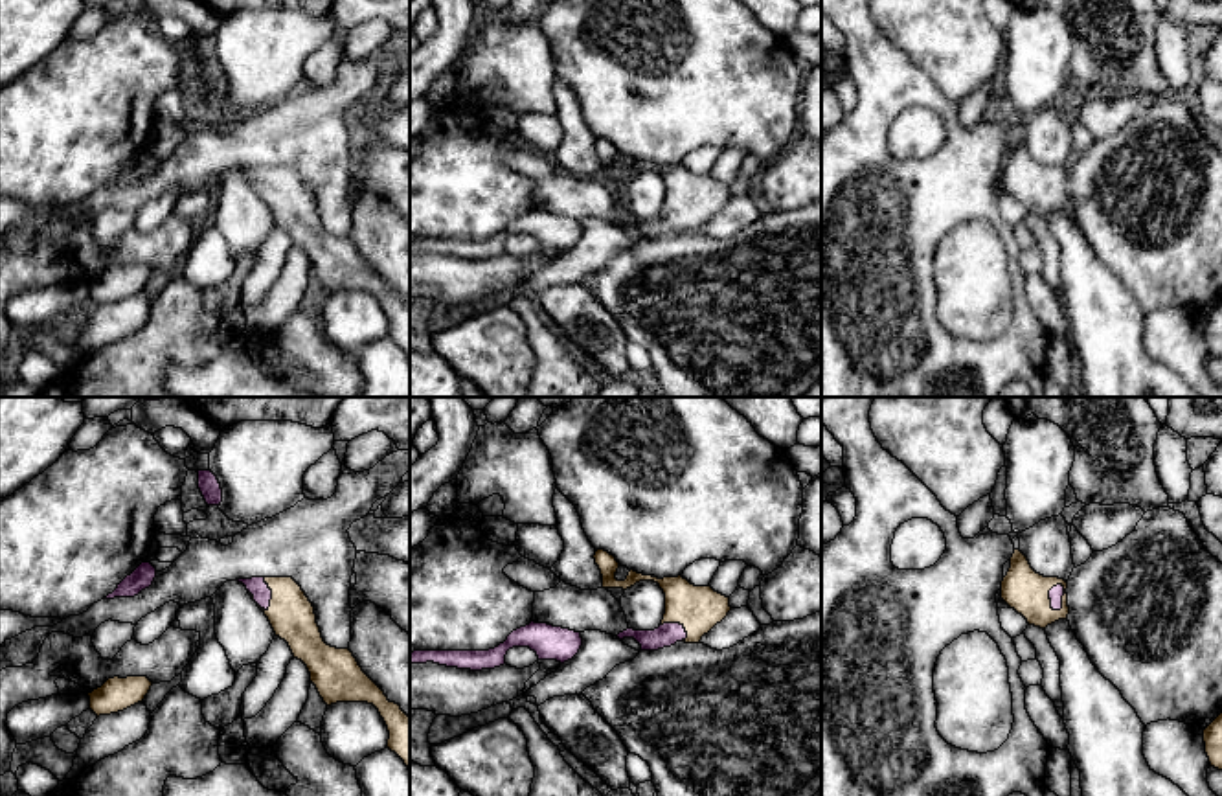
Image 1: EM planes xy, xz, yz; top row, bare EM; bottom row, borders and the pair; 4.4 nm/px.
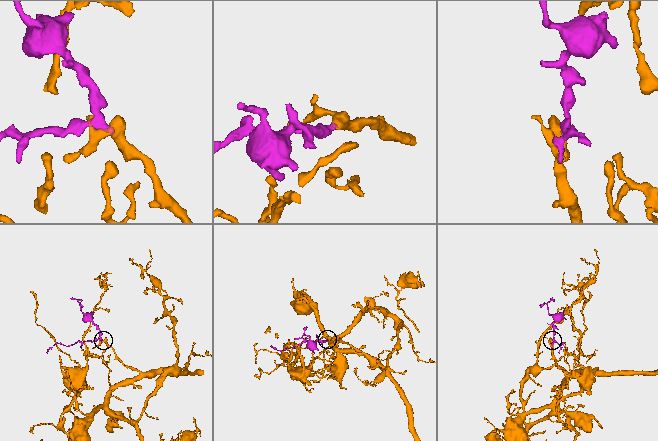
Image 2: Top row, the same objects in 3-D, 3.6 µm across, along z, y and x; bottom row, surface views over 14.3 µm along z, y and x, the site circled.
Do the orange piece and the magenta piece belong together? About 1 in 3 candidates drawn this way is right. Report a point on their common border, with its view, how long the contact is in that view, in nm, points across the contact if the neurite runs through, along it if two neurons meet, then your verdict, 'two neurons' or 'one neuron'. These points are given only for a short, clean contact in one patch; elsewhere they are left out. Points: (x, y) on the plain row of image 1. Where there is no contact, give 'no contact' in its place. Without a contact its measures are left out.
yz (1063, 188) | 130 nm | across yz (1022, 177), (1053, 197), (1063, 188), (1055, 182) | one neuron

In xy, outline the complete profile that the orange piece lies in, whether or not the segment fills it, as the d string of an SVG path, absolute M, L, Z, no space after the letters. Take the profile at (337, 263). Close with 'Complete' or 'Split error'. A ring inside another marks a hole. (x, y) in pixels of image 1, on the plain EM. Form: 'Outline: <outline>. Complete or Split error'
Outline: M292 165L235 167L246 175L252 188L268 206L276 224L285 228L301 248L311 270L327 294L336 290L373 292L384 307L395 340L410 358L410 305L399 292L362 259L349 237L336 237L323 230L314 195Z. Split error

